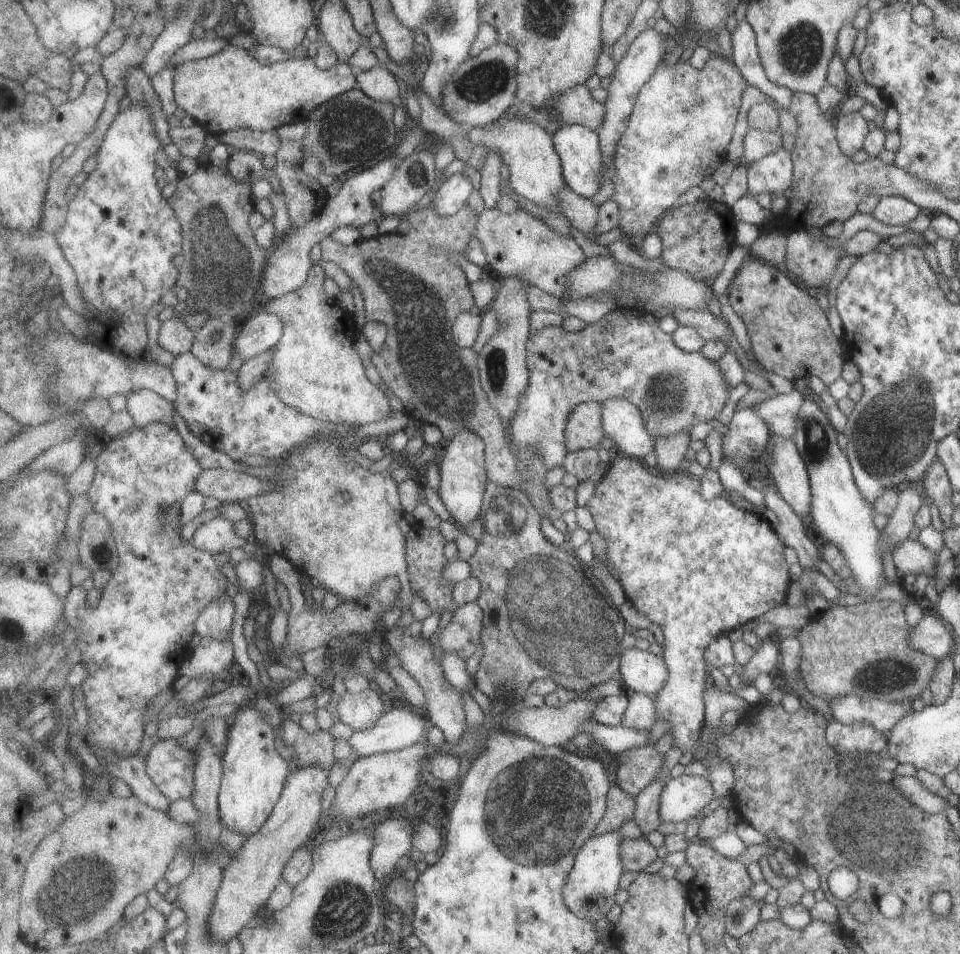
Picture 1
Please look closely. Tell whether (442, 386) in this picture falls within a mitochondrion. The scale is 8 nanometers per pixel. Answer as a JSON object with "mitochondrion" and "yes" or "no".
{"mitochondrion":"yes"}

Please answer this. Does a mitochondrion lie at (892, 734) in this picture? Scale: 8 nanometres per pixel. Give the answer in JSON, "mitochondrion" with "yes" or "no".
{"mitochondrion":"no"}

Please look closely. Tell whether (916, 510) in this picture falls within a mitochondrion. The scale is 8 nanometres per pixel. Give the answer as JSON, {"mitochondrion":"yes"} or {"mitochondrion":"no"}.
{"mitochondrion":"no"}

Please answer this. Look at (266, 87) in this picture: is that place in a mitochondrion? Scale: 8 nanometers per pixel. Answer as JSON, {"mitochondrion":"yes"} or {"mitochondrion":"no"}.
{"mitochondrion":"no"}

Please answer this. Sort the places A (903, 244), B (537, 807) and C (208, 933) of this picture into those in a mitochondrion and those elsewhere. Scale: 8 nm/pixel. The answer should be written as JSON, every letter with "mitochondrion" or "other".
{"A":"other","B":"mitochondrion","C":"other"}

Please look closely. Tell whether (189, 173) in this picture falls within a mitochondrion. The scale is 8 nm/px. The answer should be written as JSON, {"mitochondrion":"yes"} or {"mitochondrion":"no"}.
{"mitochondrion":"no"}

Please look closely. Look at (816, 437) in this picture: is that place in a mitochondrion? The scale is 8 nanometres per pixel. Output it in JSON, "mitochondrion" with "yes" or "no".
{"mitochondrion":"yes"}

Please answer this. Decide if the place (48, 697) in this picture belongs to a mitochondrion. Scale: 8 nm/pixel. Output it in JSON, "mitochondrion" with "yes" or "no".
{"mitochondrion":"no"}

